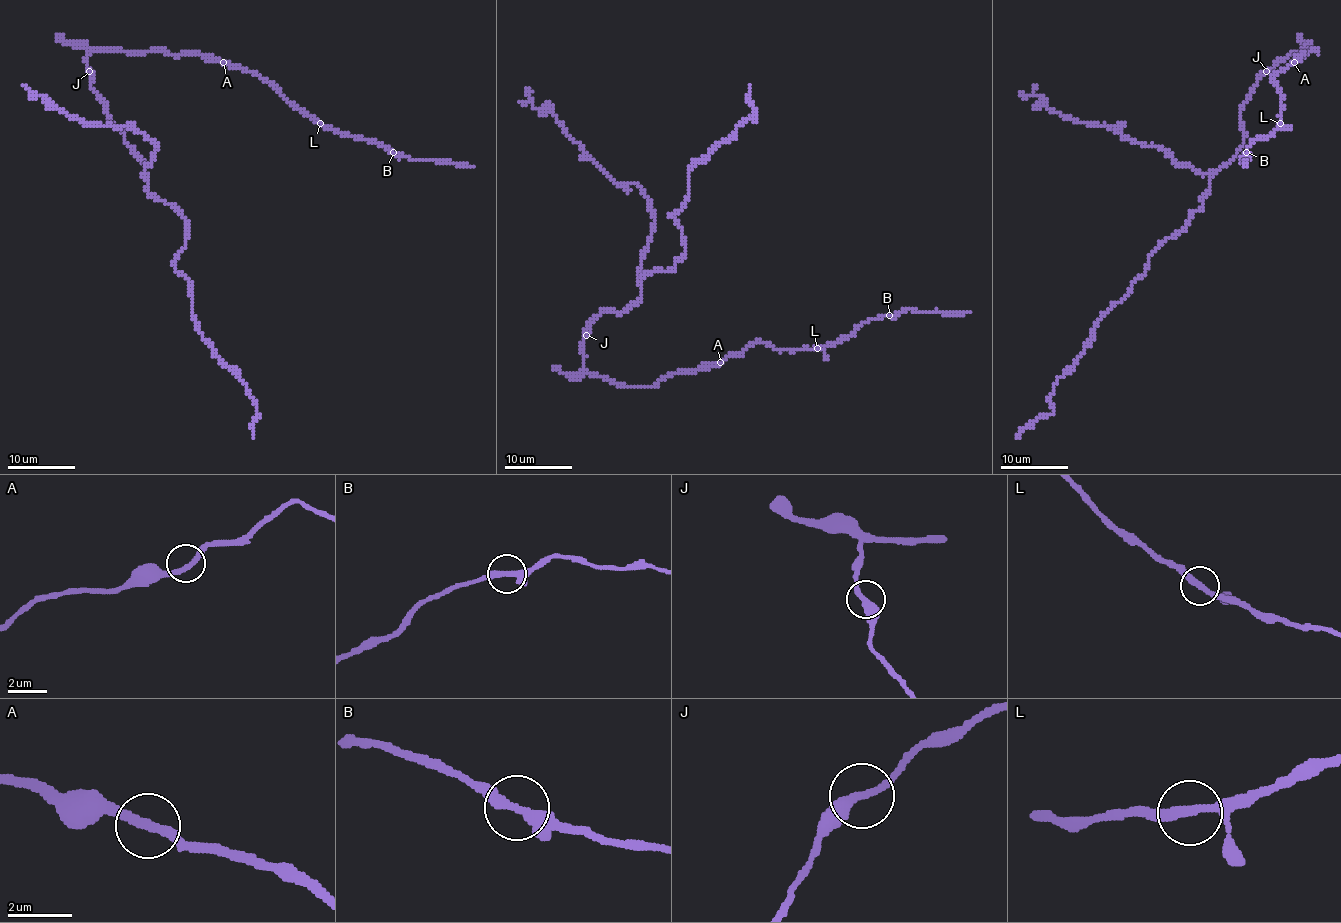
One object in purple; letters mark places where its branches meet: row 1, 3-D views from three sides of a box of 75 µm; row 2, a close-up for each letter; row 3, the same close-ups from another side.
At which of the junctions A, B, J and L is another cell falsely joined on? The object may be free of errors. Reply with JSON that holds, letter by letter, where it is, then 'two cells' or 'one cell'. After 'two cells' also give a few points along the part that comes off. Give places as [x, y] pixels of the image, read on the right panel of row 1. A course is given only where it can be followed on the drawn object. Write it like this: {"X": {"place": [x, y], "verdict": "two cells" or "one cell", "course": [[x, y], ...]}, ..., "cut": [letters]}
{"A": {"place": [1294, 62], "verdict": "one cell"}, "B": {"place": [1246, 152], "verdict": "one cell"}, "J": {"place": [1266, 71], "verdict": "one cell"}, "L": {"place": [1280, 123], "verdict": "one cell"}, "cut": []}

